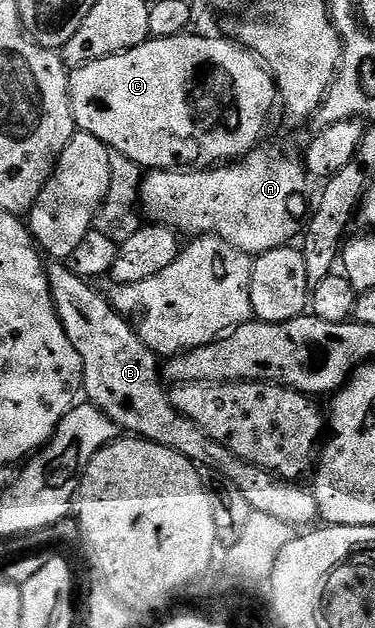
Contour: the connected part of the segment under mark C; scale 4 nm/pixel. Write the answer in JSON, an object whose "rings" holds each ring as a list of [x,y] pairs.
{"rings":[[[188,32],[178,34],[172,38],[151,38],[126,50],[123,54],[114,54],[101,60],[93,60],[84,66],[74,67],[70,71],[71,80],[71,107],[75,117],[75,125],[84,134],[97,136],[105,145],[119,153],[123,153],[131,161],[142,167],[144,171],[152,170],[179,170],[180,168],[211,168],[216,164],[234,162],[256,149],[259,142],[267,134],[267,125],[271,122],[271,113],[279,102],[279,89],[275,87],[275,79],[264,63],[260,62],[250,50],[239,45],[230,37],[202,38],[202,33]]]}

